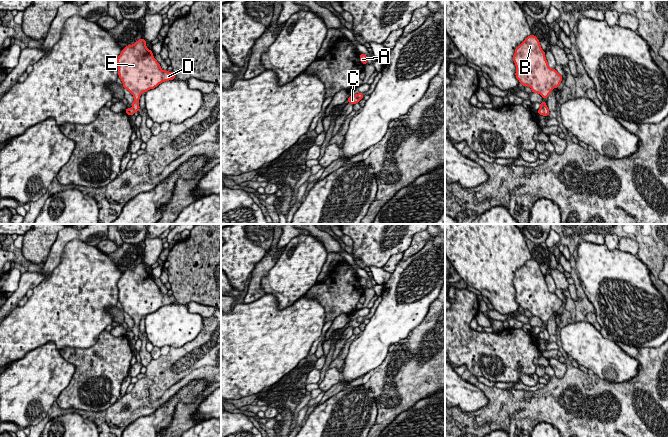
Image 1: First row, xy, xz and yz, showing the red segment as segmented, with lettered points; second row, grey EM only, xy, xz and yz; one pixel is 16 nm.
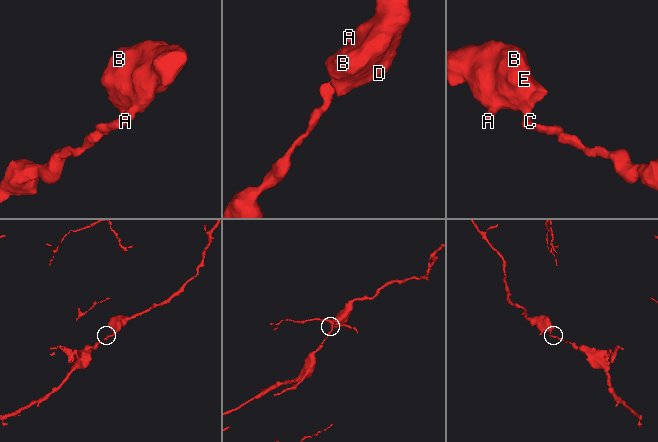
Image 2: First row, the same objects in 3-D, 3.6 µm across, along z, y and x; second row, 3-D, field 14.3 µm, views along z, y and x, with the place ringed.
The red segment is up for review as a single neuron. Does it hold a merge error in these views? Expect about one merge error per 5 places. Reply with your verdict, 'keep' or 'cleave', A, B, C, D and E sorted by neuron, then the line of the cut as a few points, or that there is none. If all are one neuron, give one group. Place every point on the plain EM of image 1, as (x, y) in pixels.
cleave; groups A B D E / C; cut xz (356, 319), (360, 323)

